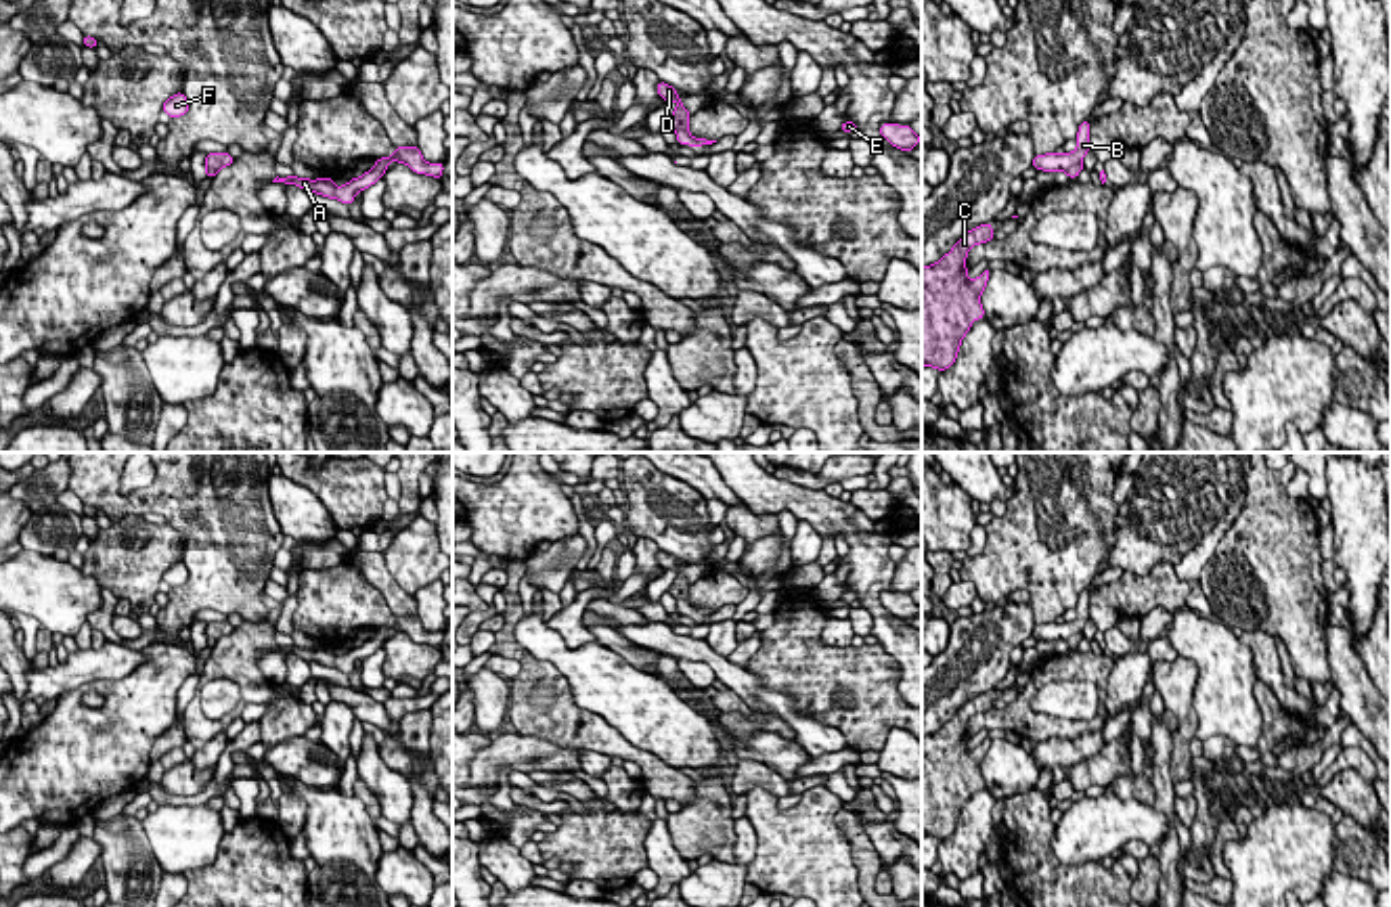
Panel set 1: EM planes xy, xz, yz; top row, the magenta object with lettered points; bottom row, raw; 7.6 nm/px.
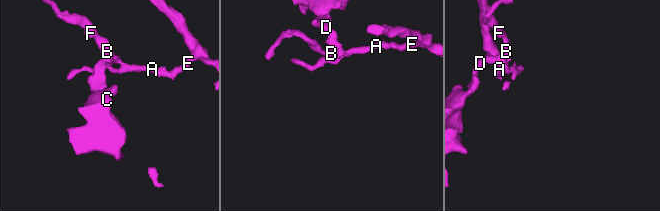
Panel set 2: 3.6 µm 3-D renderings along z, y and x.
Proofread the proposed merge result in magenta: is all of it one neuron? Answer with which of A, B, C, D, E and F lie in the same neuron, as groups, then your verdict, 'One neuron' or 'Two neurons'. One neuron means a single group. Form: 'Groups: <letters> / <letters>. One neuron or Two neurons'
Groups: A E / B C D F. Two neurons

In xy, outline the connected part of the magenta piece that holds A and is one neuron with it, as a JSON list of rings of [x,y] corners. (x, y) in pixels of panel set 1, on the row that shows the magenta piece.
[[[396,147],[392,157],[377,159],[373,170],[365,172],[360,178],[352,178],[344,186],[335,186],[333,178],[308,180],[297,176],[287,176],[287,178],[277,176],[272,182],[297,184],[306,193],[318,193],[323,197],[339,199],[341,203],[350,205],[358,191],[362,193],[385,174],[390,161],[406,163],[413,172],[427,174],[438,180],[442,178],[442,170],[444,170],[444,163],[427,163],[419,147]]]

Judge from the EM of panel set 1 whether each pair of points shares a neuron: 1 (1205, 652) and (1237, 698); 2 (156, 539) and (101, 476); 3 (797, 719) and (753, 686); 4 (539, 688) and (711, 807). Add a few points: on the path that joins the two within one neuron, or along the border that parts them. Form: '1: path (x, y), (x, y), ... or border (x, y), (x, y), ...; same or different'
1: path (1216, 662), (1226, 673), (1226, 688); same
2: border (141, 514), (124, 514), (112, 522); different
3: path (786, 709), (763, 696); same
4: border (696, 782), (696, 794), (681, 805); different

